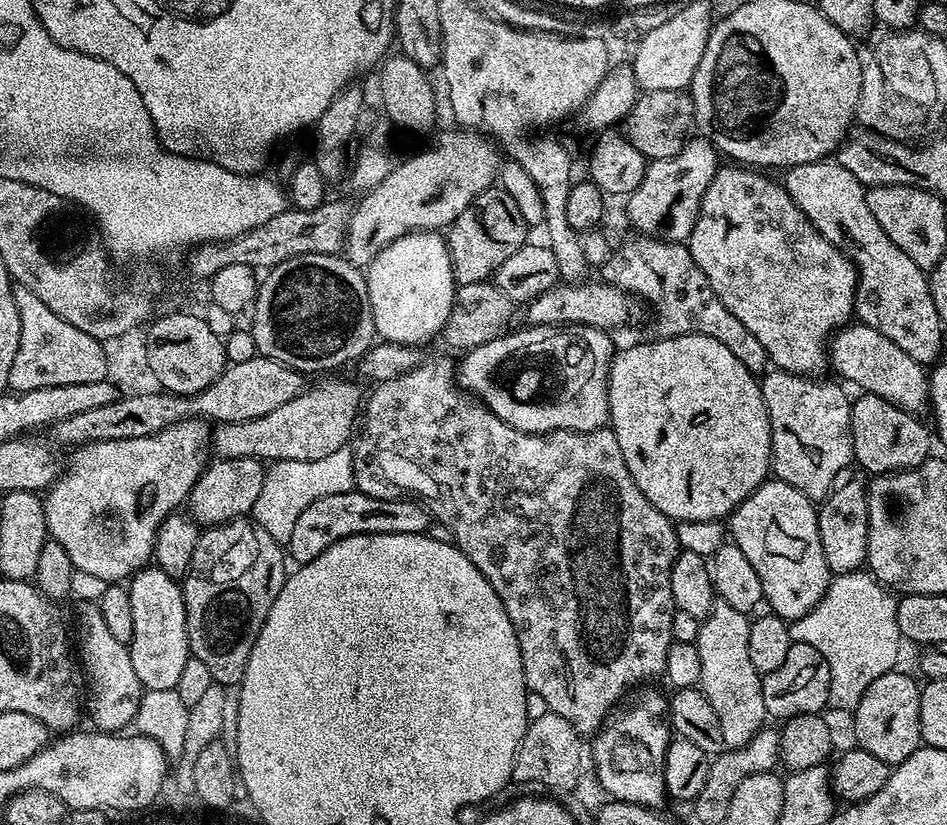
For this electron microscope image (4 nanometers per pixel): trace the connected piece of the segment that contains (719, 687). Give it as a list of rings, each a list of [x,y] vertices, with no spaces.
[[[717,602],[707,620],[701,623],[695,642],[698,658],[702,658],[698,687],[718,714],[725,749],[746,746],[746,742],[750,742],[750,738],[754,738],[769,719],[766,702],[762,702],[762,674],[750,663],[751,625],[749,613]]]

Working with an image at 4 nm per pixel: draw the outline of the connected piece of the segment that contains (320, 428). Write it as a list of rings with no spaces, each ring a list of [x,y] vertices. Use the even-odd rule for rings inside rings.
[[[328,380],[325,384],[305,387],[298,398],[290,398],[290,402],[278,406],[278,410],[270,410],[270,414],[262,414],[262,418],[254,418],[237,424],[216,424],[212,433],[211,451],[221,460],[234,458],[256,458],[261,462],[273,460],[297,460],[306,462],[314,458],[326,458],[326,454],[334,454],[334,450],[345,447],[349,443],[348,435],[352,427],[357,427],[358,413],[362,408],[360,388],[352,380]]]

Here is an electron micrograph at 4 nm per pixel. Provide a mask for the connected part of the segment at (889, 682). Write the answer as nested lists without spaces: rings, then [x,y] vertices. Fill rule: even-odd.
[[[893,670],[882,674],[882,678],[874,678],[870,686],[866,686],[866,694],[862,694],[862,702],[851,713],[852,732],[856,735],[855,743],[865,748],[874,758],[882,758],[890,766],[895,766],[910,758],[916,748],[921,747],[920,739],[920,690],[912,676],[901,670]]]

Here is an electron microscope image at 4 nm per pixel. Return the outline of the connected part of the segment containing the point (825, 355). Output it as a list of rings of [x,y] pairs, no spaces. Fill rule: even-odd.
[[[724,166],[719,169],[716,177],[710,182],[705,196],[701,199],[700,215],[697,221],[694,222],[693,232],[689,234],[686,241],[690,254],[694,258],[694,262],[698,262],[698,270],[702,270],[702,274],[706,274],[714,294],[718,294],[722,306],[726,306],[726,310],[730,310],[730,314],[734,314],[734,318],[738,318],[738,322],[742,322],[742,326],[746,326],[746,330],[750,330],[750,334],[754,334],[754,338],[758,338],[758,342],[762,342],[769,361],[779,371],[792,372],[795,376],[819,377],[823,373],[820,371],[823,368],[827,369],[830,364],[830,352],[826,347],[830,337],[837,330],[845,327],[854,316],[856,306],[856,265],[839,248],[835,248],[830,242],[826,242],[826,238],[822,238],[818,234],[816,227],[808,221],[808,216],[794,202],[794,198],[790,198],[790,194],[785,190],[783,183],[776,181],[775,184],[768,177],[771,175],[751,166],[728,167],[732,168]]]

